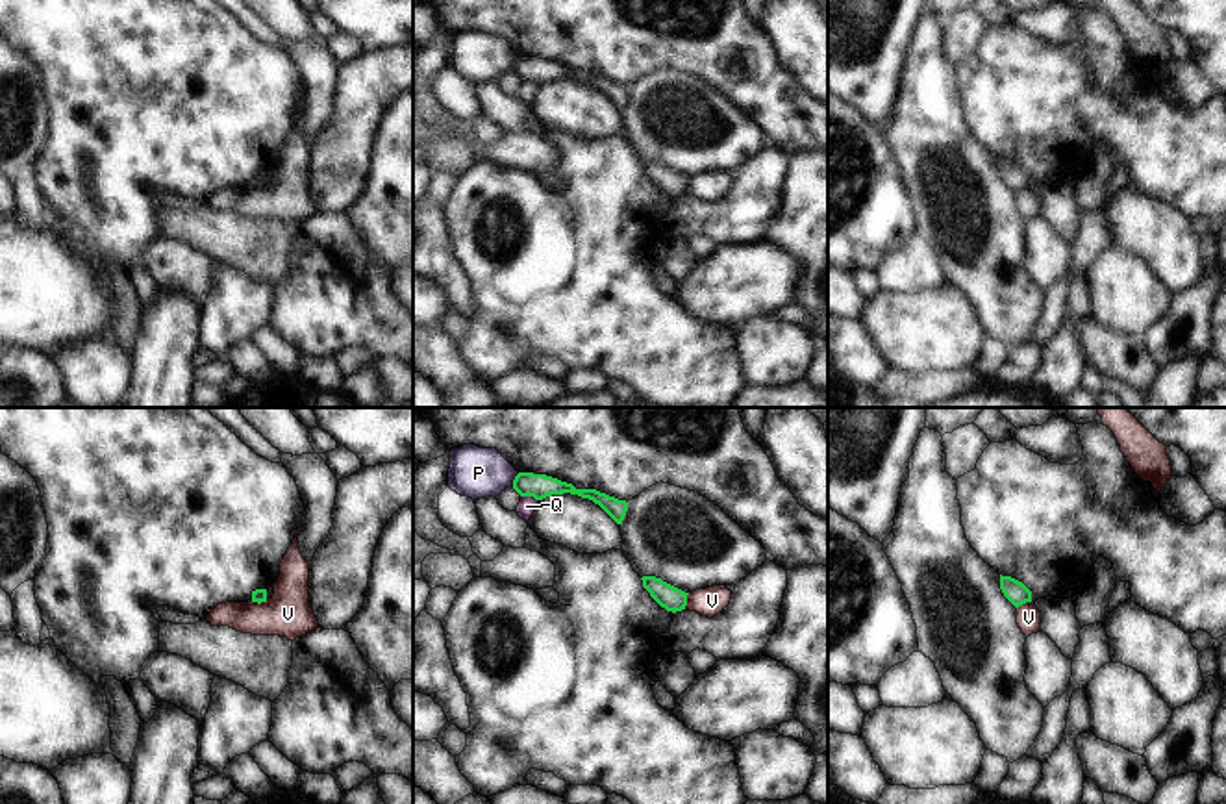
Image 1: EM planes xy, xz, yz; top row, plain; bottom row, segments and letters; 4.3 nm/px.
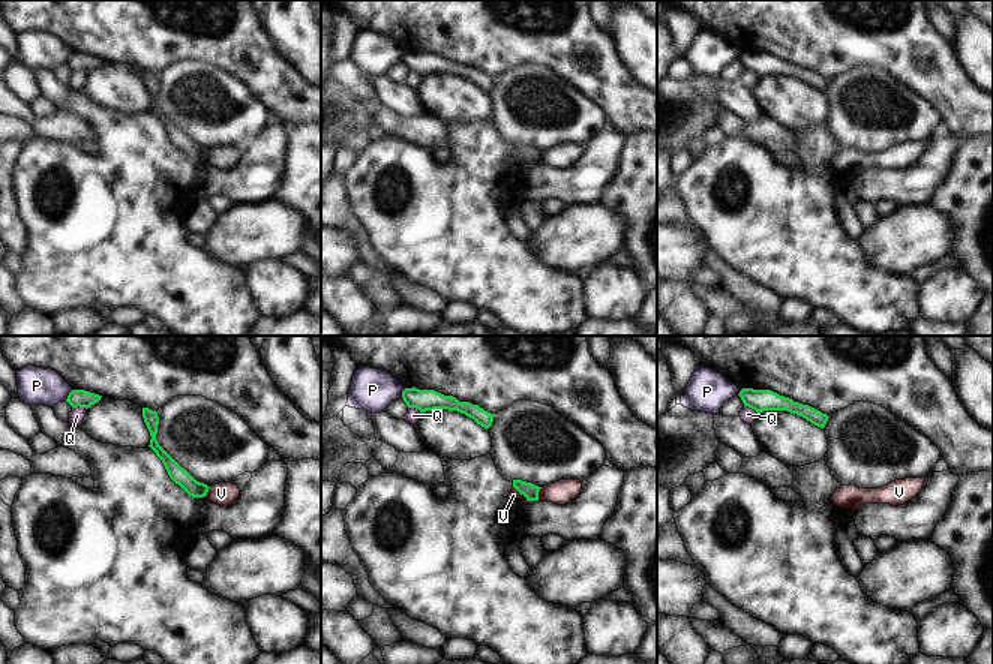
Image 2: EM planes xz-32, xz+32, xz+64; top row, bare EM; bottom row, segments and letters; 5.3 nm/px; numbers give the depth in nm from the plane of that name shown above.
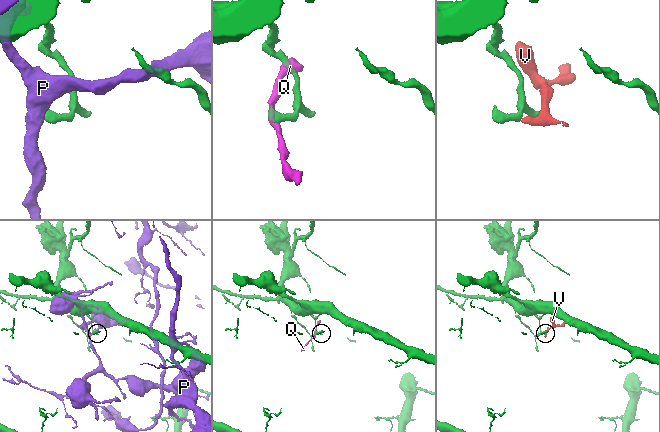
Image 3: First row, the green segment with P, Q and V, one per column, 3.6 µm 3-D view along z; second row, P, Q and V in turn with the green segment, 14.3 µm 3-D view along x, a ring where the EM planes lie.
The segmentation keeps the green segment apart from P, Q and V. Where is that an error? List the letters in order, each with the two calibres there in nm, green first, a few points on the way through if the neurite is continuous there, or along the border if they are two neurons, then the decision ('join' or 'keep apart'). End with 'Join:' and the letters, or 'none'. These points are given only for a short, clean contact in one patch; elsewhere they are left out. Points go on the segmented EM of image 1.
P: calibres 110 and 220 nm; keep apart
Q: calibres 110 and 80 nm; border xz (521, 495), (532, 495), (537, 501); keep apart
V: calibres 110 and 120 nm; border xz (689, 593), (684, 608); keep apart
Join: none

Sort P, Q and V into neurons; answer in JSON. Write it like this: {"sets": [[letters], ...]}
{"sets": [["P"], ["Q"], ["V"]]}

